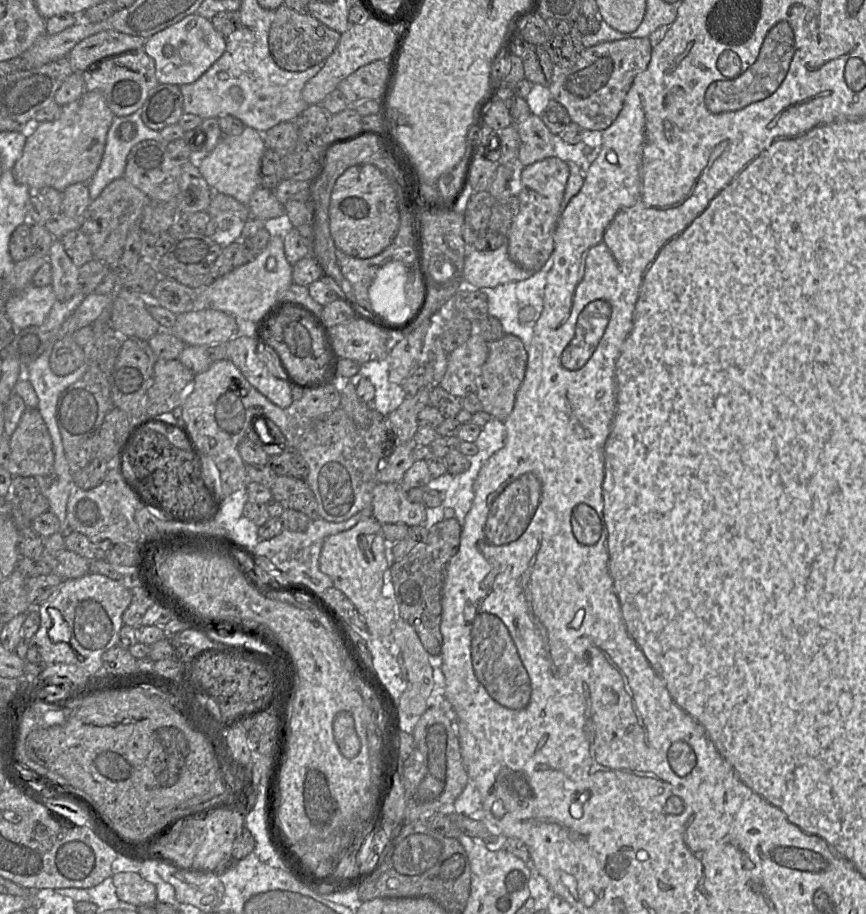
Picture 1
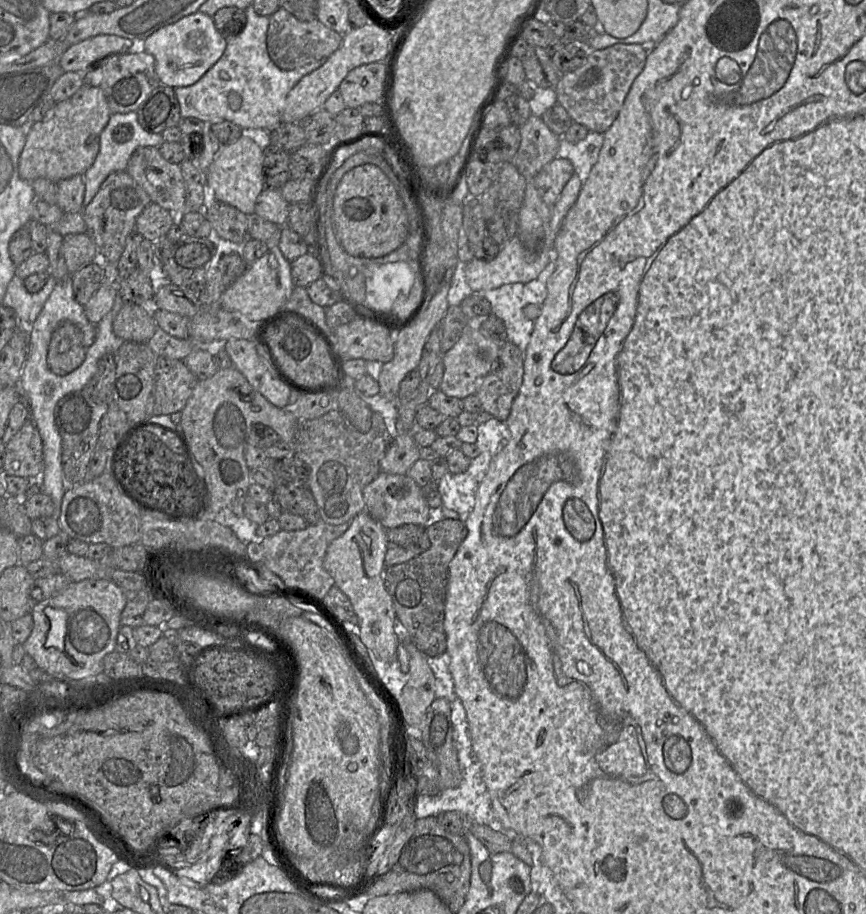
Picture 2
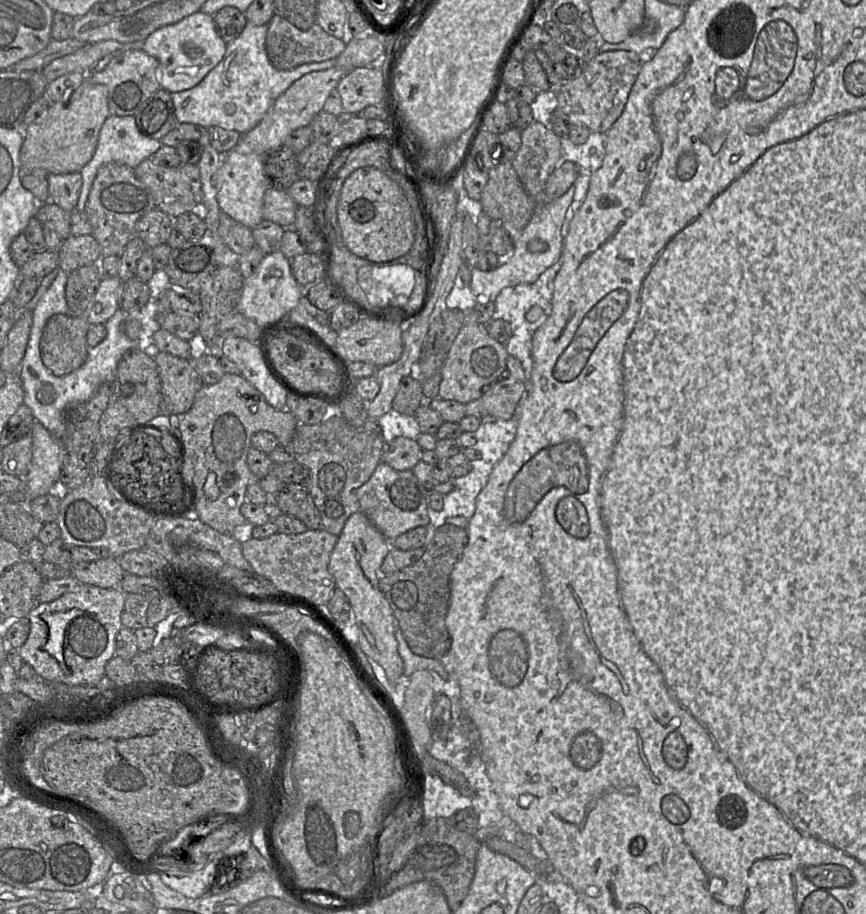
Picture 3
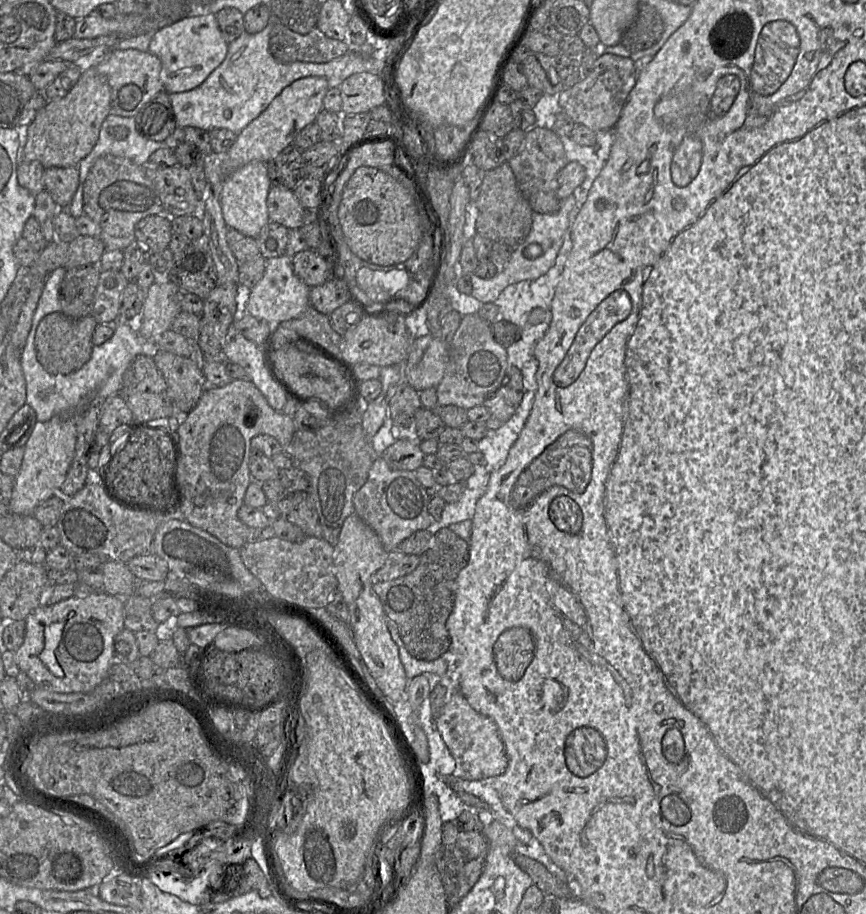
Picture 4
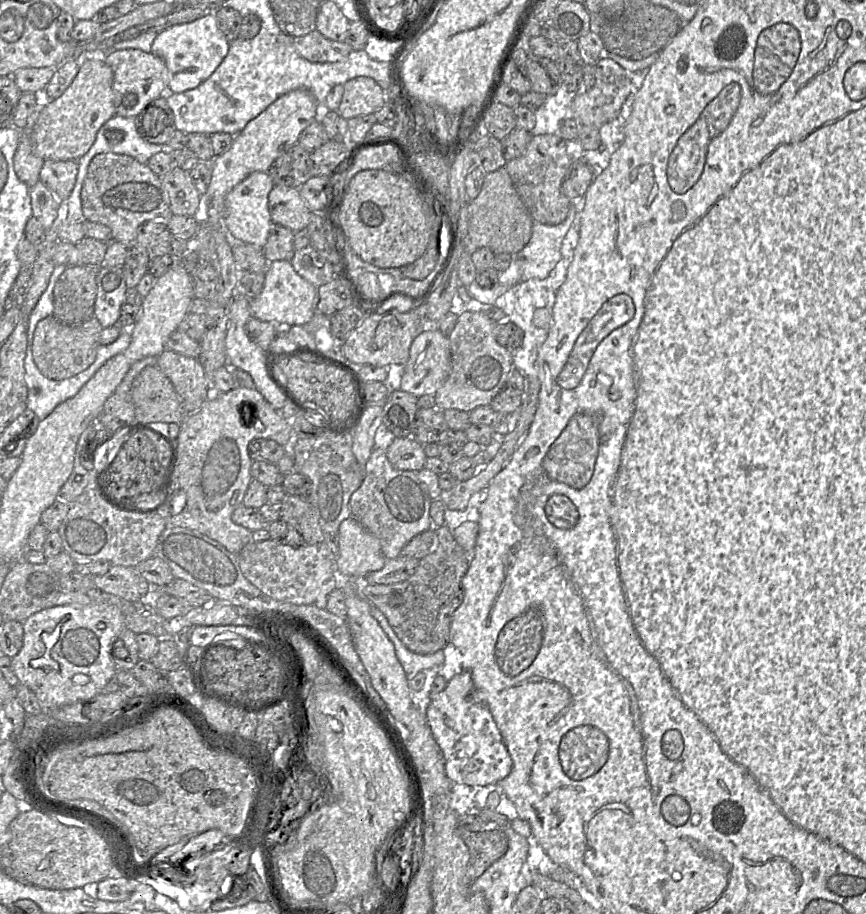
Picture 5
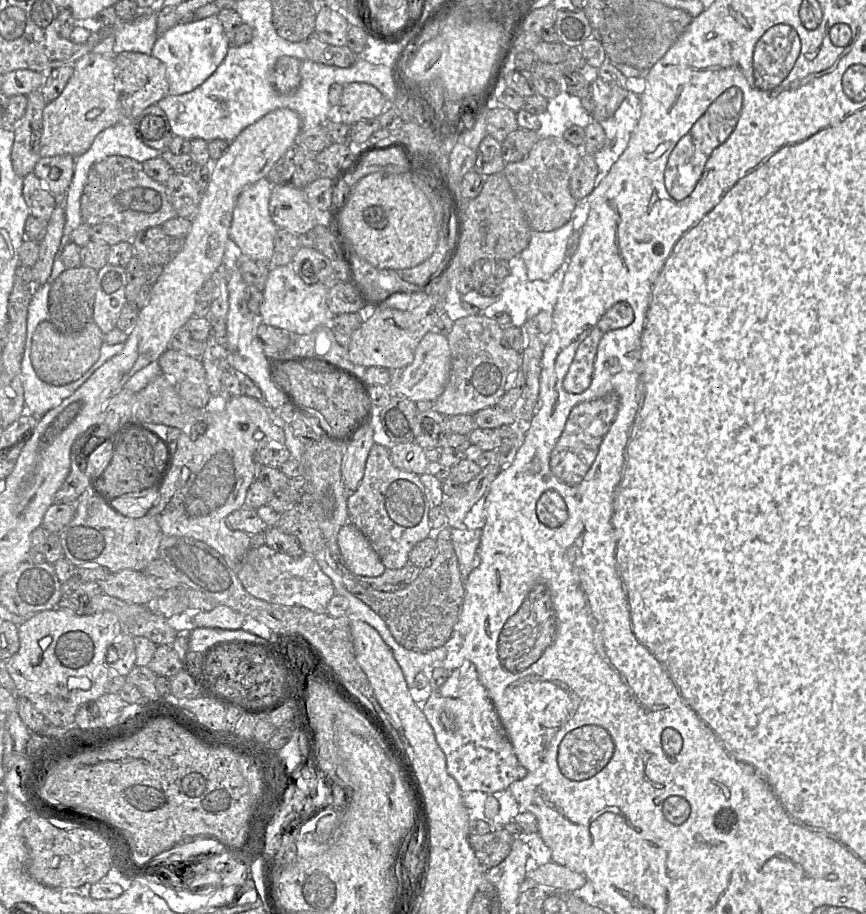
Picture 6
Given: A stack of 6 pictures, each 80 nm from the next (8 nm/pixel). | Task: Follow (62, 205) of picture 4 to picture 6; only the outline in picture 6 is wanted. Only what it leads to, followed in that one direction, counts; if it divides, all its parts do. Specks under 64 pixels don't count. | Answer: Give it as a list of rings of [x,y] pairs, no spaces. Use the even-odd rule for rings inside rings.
[[[71,155],[41,157],[33,170],[33,174],[60,200],[60,203],[63,203],[63,198],[70,187],[75,171],[75,160],[76,157]]]

